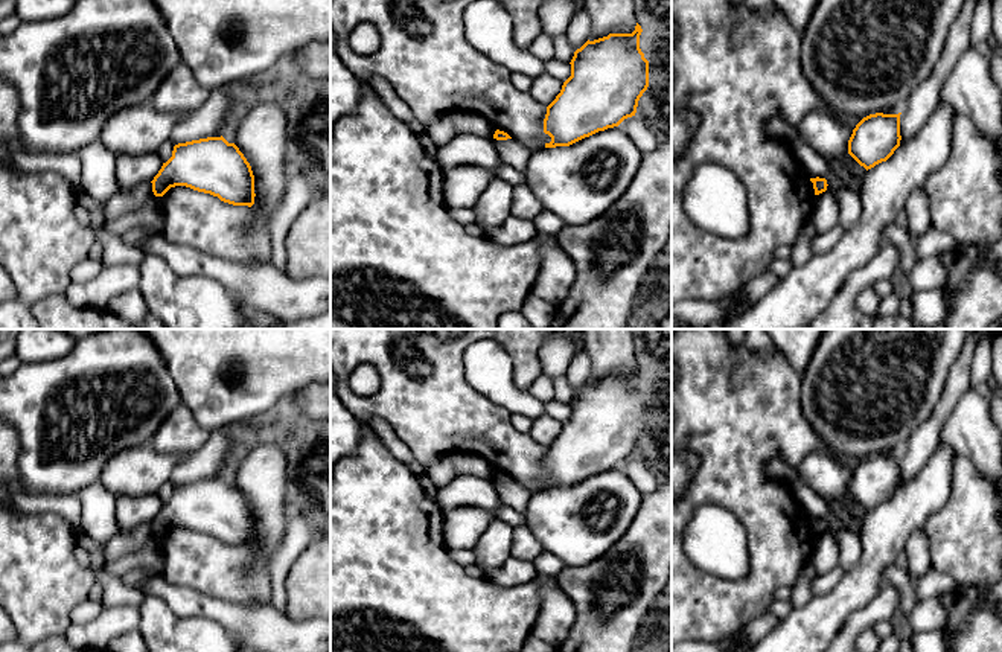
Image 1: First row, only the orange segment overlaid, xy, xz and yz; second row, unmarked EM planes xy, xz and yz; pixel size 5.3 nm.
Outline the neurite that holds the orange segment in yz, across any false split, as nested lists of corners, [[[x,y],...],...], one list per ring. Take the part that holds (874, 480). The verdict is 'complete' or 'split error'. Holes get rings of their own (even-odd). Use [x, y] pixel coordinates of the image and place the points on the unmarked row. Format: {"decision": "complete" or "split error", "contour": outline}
{"decision": "complete", "contour": [[[870,455],[853,471],[848,495],[866,512],[886,503],[900,487],[900,455]]]}

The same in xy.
{"decision": "complete", "contour": [[[222,477],[175,486],[172,498],[151,524],[155,538],[175,527],[210,535],[233,547],[251,548],[256,538],[250,504]]]}

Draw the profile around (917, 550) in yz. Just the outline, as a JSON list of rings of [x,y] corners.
[[[917,529],[911,533],[905,544],[908,573],[911,577],[921,577],[930,567],[929,539],[924,529]]]

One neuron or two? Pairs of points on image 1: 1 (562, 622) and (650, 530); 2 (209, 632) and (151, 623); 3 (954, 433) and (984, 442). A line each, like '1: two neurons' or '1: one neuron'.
1: two neurons
2: one neuron
3: one neuron

